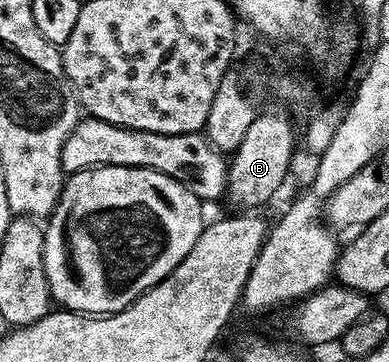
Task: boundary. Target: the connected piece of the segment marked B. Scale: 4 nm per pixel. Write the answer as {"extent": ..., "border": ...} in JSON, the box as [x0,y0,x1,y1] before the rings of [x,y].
{"extent":[226,112,296,210],"border":[[[257,112],[254,123],[246,127],[242,143],[238,143],[236,152],[231,154],[226,201],[233,205],[233,210],[255,210],[260,207],[256,205],[266,204],[283,187],[288,177],[288,168],[292,165],[292,152],[296,149],[296,133],[292,130],[291,121],[293,118],[287,112],[284,113]]]}

